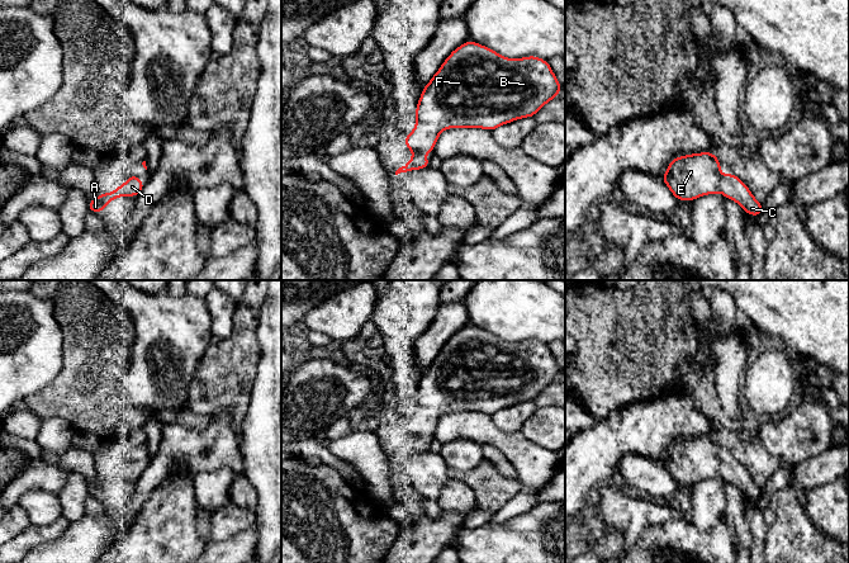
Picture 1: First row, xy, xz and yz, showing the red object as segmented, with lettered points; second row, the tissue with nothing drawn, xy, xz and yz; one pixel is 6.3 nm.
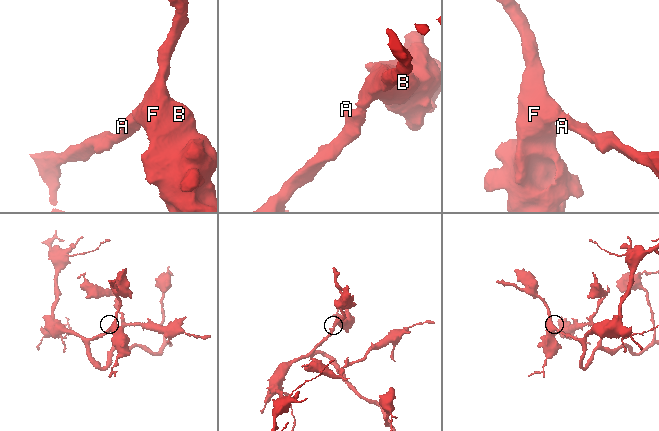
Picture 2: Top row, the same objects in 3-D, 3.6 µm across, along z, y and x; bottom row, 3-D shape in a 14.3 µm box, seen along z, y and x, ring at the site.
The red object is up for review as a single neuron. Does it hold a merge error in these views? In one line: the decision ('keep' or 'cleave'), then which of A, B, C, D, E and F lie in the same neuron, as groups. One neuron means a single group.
keep; groups A B C D E F

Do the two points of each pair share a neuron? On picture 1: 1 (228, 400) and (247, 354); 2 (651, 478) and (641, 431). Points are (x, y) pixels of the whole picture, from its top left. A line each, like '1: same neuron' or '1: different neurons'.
1: same neuron
2: different neurons

